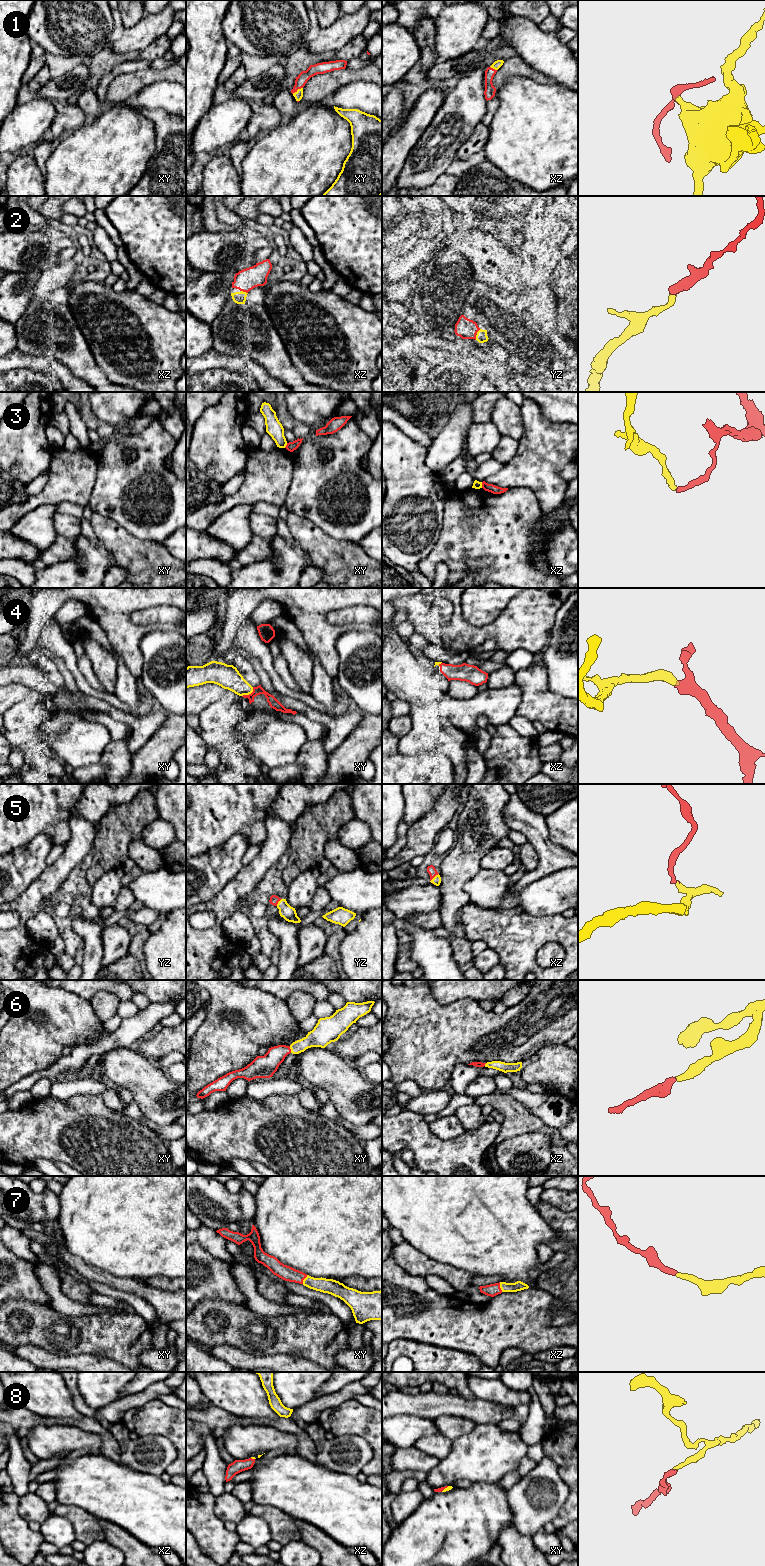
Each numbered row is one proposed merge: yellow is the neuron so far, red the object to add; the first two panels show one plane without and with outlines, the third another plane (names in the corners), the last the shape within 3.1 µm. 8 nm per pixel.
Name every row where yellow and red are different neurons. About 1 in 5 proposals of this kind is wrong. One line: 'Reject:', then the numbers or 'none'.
Reject: 3

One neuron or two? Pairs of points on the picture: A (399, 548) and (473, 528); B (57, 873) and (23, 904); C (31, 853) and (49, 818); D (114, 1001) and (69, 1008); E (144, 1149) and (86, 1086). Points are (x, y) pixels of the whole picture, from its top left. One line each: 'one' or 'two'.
A: two
B: one
C: two
D: two
E: two

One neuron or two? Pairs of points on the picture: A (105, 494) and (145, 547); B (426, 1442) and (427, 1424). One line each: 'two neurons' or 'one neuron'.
A: two neurons
B: two neurons

